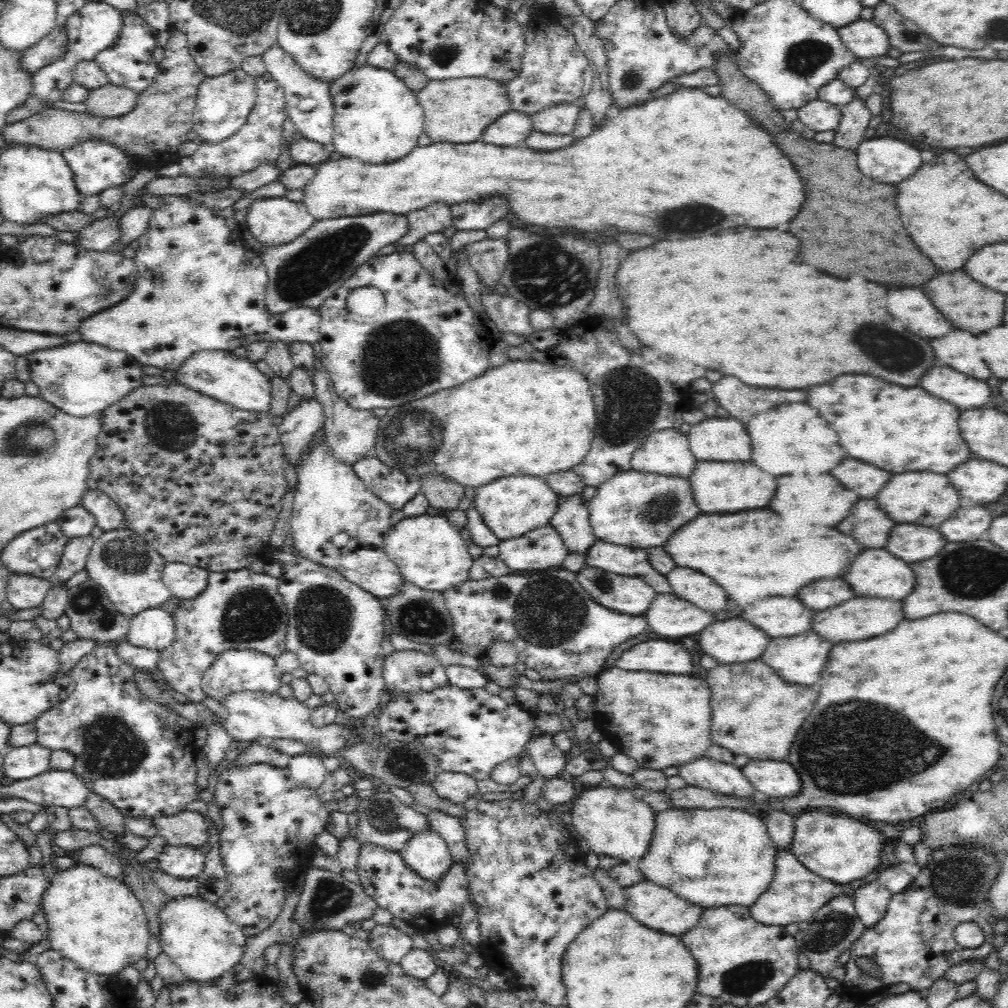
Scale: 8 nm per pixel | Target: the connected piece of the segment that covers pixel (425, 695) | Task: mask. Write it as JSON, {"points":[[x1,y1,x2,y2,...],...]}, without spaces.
{"points":[[446,685,430,692,399,694,398,697,385,699,384,712,379,714,378,722,381,734,390,740,412,740,423,744,430,753,438,757,441,770,452,773,468,774,476,779,478,790,483,795,486,792,518,792,523,790,538,778,538,769,532,760,522,756,520,760,520,776,515,783,509,785,498,784,491,779,491,772,496,765,509,759,520,757,524,753,524,744,532,738,534,720,532,711,524,711,517,704,507,704,498,695,492,695,485,689,463,689,454,685]]}

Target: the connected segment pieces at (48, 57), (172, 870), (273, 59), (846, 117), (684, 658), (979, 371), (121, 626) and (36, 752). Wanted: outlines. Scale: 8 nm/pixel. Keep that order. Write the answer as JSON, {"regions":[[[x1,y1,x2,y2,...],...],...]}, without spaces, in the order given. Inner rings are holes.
{"regions":[[[62,24,58,25,46,38,20,53,21,70,29,74,31,78,42,67,61,58,60,54,64,54,65,43,68,43,68,40,61,26]],[[166,845,157,857,159,869,179,879,197,879,204,870,205,854,199,847]],[[278,45,268,49,261,57,267,72,274,78,274,81,280,84,282,91,284,91,284,106,296,131,307,140,322,146,332,142,335,115,335,102,331,97,332,82,314,78,304,69,300,69,290,54,284,52]],[[855,97,849,105,839,107,841,121,835,130,833,145,855,151,864,141,863,135,868,128,870,118,872,118,870,110,864,104,865,101,860,101]],[[660,638,631,646,621,654,615,665,622,670,648,670,664,674,688,674,696,670,688,650,684,650,680,644]],[[962,330,950,332,950,334,936,338,936,340,930,340,934,354,936,354,936,360,954,368,956,372,986,380,990,376,990,370,978,358,976,342,978,340,972,334,962,332]],[[92,579,69,591,65,616,70,620,71,629,76,631,80,639,95,640,98,645,116,644,124,639,129,631,130,618,120,613,116,605,106,597]],[[36,743,9,749,3,762,5,776,15,781,34,778,51,769,51,754]]]}

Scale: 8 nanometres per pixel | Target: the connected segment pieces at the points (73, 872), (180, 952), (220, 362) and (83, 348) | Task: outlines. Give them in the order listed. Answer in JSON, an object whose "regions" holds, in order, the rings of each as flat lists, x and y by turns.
{"regions":[[[75,864,54,874,48,888,41,898,41,911,44,913,48,936,52,950,58,951,65,958,72,960,75,967,98,975,116,975,131,964,146,958,146,948,151,932,142,903,134,896,121,879,110,878,93,866]],[[199,895,170,898,158,910,159,943,162,950,190,981,218,979,240,963,247,936,227,919,227,914]],[[200,350,190,354,175,370,178,383,217,401,251,413,266,413,271,400,271,380,256,369,255,362,239,358,230,350]],[[64,342,62,346,32,350,23,357,28,361,30,381,38,386,39,396,73,417,99,414,143,385,141,364,134,357,93,342]]]}

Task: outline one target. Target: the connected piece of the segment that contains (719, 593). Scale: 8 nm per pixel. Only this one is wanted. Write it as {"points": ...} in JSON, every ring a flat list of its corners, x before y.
{"points":[[674,568,668,574,668,582,672,586,672,592,678,598,684,598,692,604,696,604,698,608,702,608,704,612,712,612,716,616,716,612,724,610,728,600,726,600,726,592,716,586,716,582,712,582,712,578,696,572,696,570,688,570,688,568]]}

